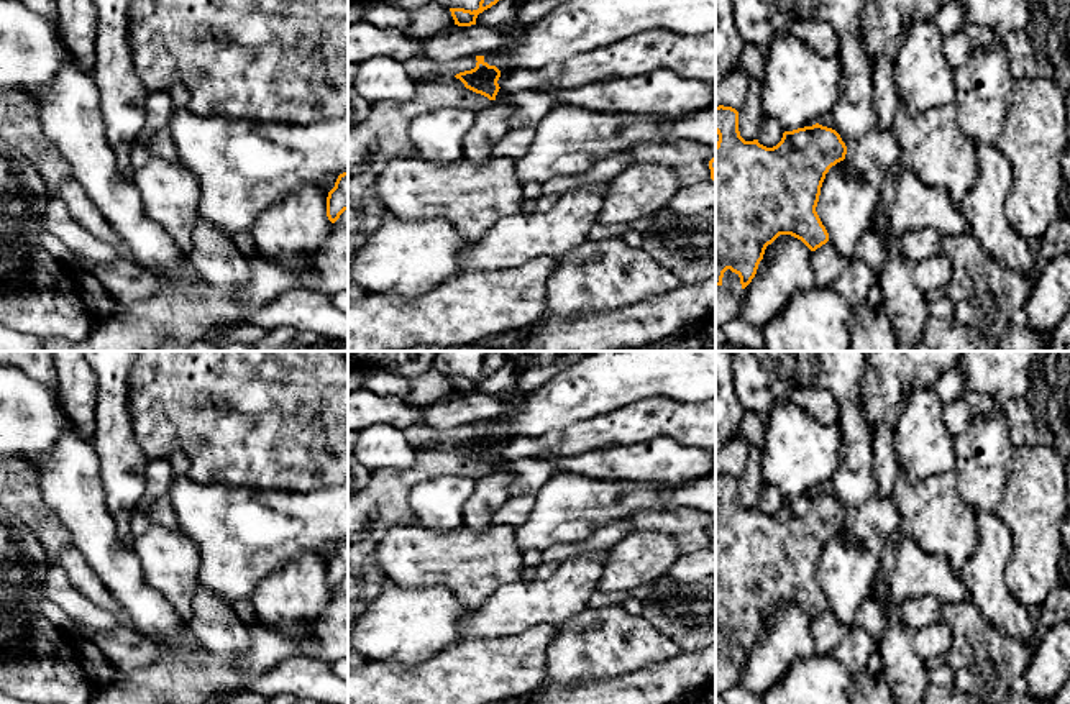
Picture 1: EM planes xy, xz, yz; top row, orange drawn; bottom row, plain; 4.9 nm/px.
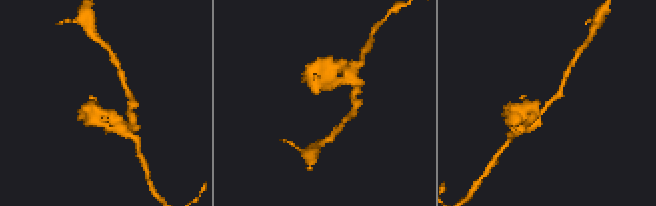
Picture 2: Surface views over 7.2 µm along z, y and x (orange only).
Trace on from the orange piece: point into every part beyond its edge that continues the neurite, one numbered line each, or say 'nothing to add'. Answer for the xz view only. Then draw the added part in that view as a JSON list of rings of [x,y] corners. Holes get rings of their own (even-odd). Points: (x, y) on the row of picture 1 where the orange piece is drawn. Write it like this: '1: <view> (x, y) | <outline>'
nothing to add

